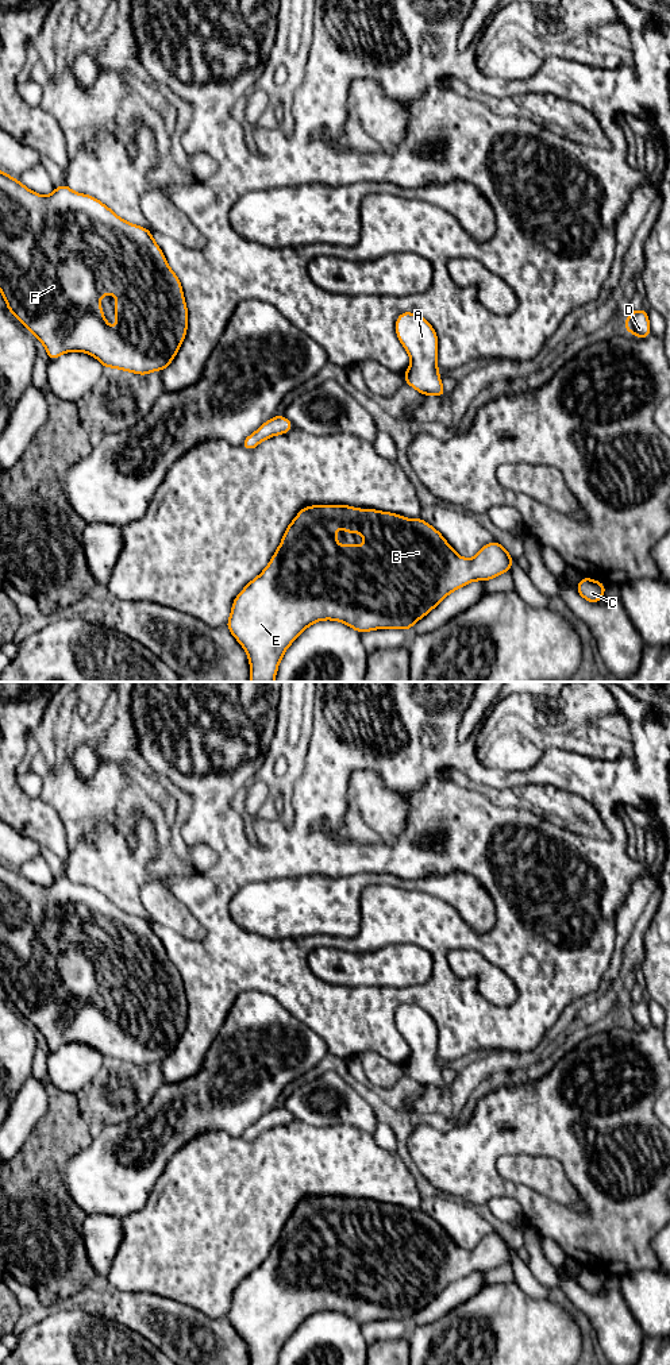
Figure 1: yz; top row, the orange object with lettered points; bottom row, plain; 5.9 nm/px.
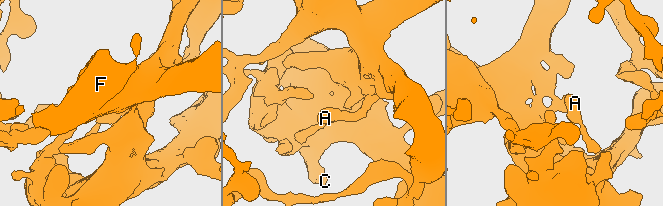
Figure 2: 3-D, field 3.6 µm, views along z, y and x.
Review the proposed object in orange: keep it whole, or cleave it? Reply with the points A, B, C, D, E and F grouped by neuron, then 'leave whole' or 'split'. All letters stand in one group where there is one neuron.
A B C D E F | leave whole

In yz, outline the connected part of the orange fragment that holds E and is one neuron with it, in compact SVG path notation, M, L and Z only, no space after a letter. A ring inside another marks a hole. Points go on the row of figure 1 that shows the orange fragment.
M349 505L303 508L288 525L280 547L265 570L235 597L227 628L249 656L251 682L274 682L280 662L289 645L312 624L334 620L359 633L374 629L407 629L427 616L450 593L473 581L486 582L512 570L512 556L500 543L485 544L473 559L459 556L442 533L426 523L376 509ZM336 524L342 532L361 533L365 547L336 543Z

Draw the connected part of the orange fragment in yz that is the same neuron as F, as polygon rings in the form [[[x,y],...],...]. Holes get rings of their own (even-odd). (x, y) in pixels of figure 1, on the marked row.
[[[0,170],[0,292],[5,300],[8,311],[39,340],[50,360],[57,359],[65,352],[78,351],[95,356],[103,367],[113,367],[134,374],[146,375],[155,370],[163,371],[177,355],[178,348],[186,336],[188,308],[185,304],[182,285],[176,273],[169,267],[161,247],[155,243],[150,230],[131,224],[120,219],[112,209],[99,201],[96,197],[73,192],[66,184],[54,188],[50,196],[42,196],[16,178]],[[104,294],[115,294],[115,320],[118,328],[108,325],[100,300]]]

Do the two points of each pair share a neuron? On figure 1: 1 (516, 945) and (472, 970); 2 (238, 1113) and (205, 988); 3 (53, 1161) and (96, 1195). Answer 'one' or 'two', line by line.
1: two
2: two
3: two

